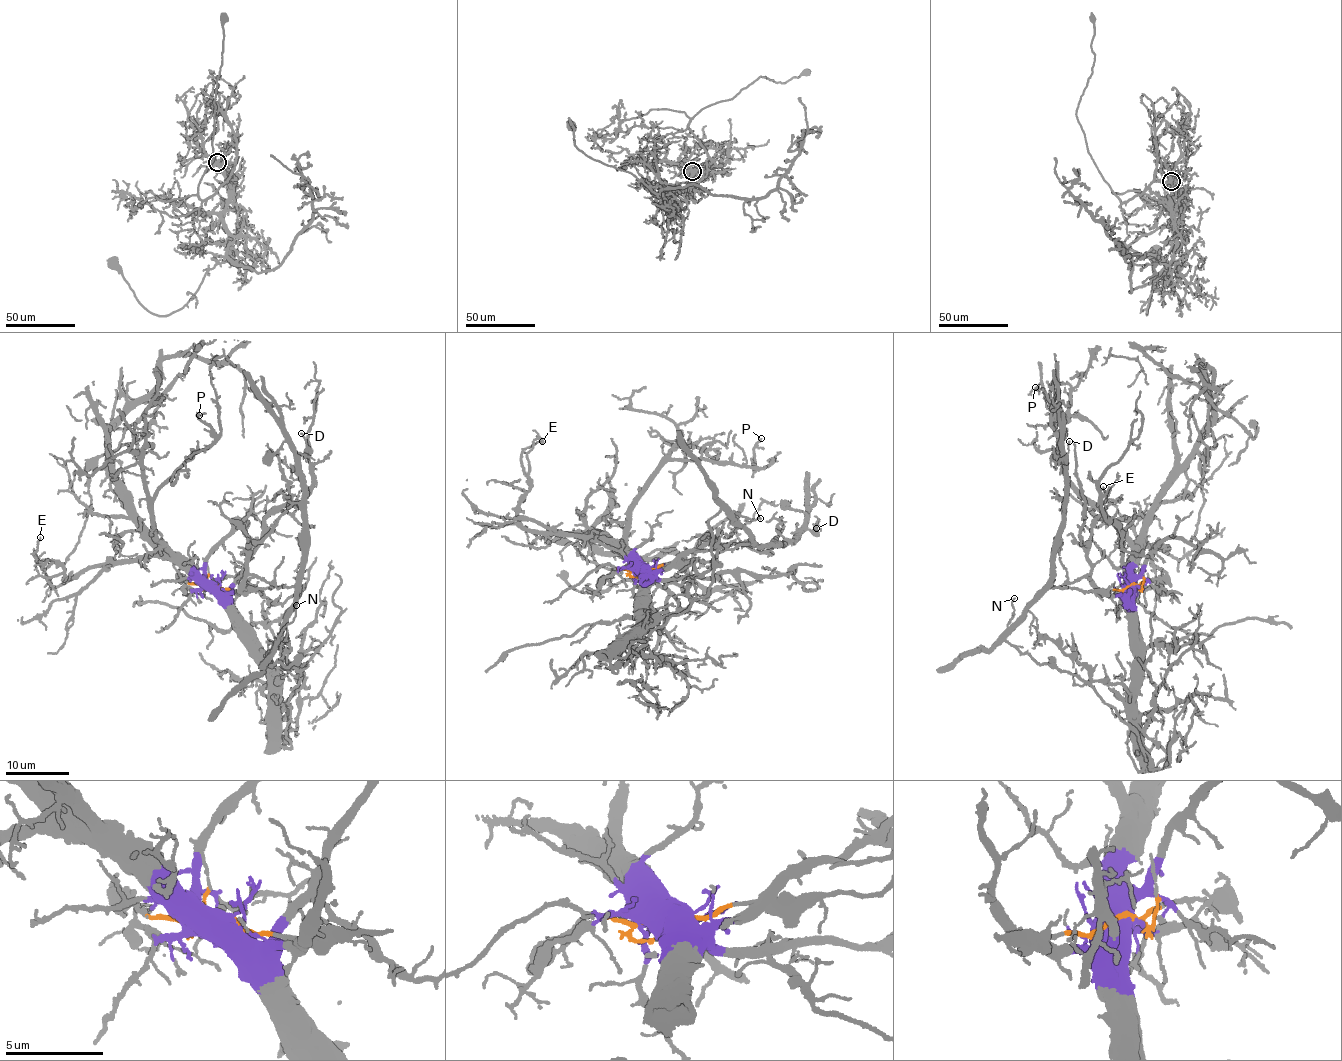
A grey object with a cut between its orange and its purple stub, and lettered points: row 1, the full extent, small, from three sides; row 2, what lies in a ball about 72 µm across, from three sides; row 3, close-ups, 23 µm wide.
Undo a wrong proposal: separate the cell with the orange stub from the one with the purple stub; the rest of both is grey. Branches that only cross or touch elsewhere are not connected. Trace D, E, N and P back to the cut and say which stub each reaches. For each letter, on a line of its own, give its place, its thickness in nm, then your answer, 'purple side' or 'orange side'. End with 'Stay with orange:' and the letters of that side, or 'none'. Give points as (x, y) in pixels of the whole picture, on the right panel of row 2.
D: (1069, 441) | 110 nm | orange side
E: (1103, 486) | 110 nm | purple side
N: (1014, 598) | 110 nm | orange side
P: (1035, 387) | 200 nm | purple side
Stay with orange: D, N

